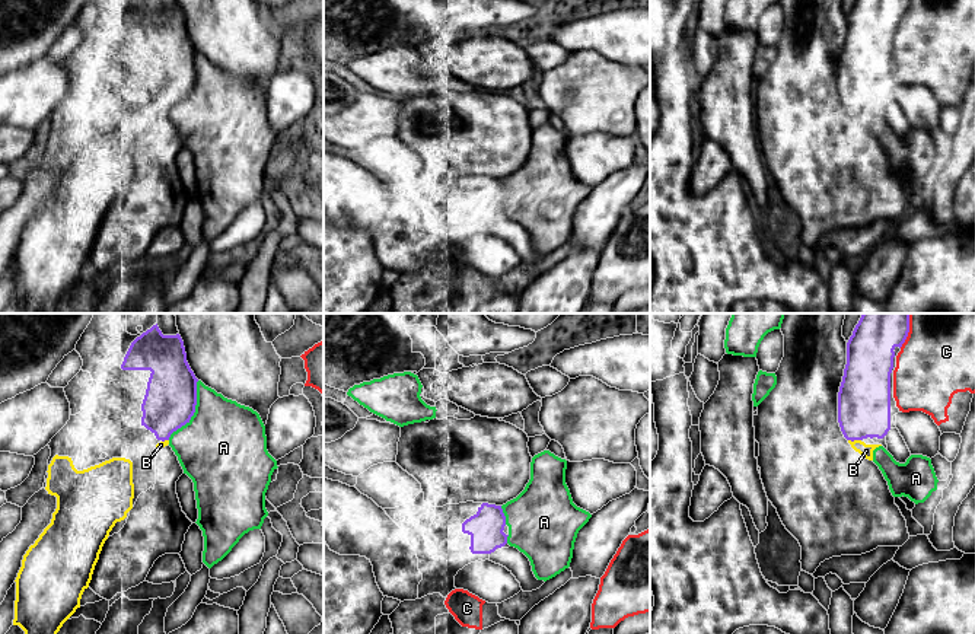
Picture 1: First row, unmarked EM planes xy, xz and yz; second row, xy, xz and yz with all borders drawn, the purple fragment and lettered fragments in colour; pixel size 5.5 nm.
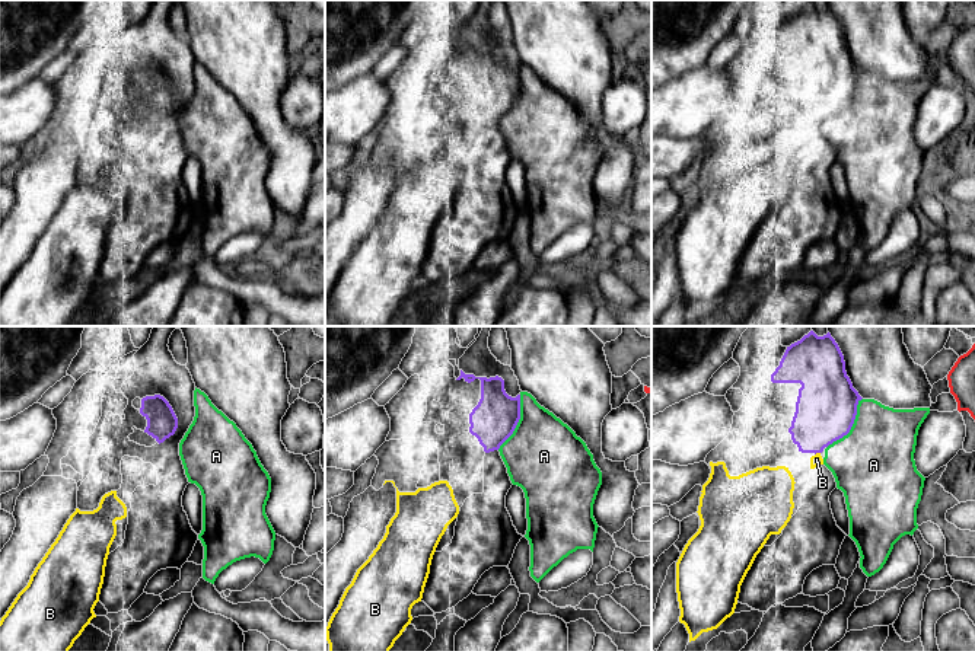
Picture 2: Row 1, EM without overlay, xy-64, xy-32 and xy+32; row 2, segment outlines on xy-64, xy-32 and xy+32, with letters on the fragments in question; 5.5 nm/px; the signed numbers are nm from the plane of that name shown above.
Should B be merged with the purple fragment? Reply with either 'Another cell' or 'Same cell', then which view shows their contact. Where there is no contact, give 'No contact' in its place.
Same cell. Touches purple in yz

